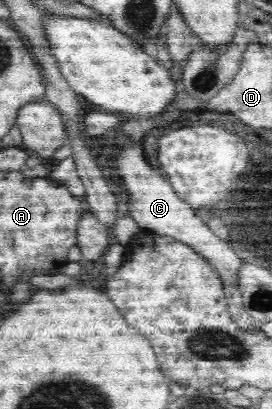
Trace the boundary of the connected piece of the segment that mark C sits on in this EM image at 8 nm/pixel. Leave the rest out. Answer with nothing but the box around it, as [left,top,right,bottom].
[117,144,256,332]

